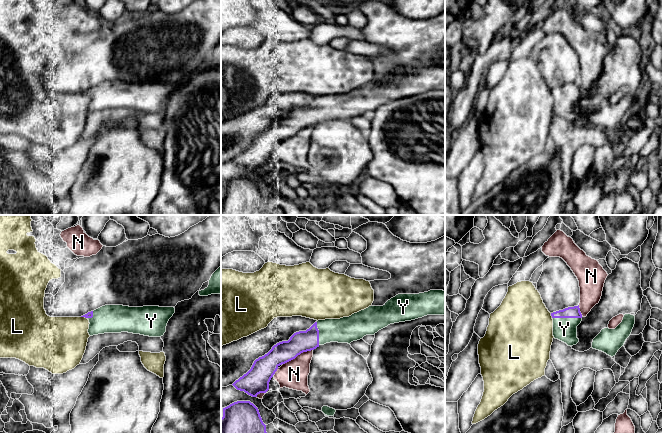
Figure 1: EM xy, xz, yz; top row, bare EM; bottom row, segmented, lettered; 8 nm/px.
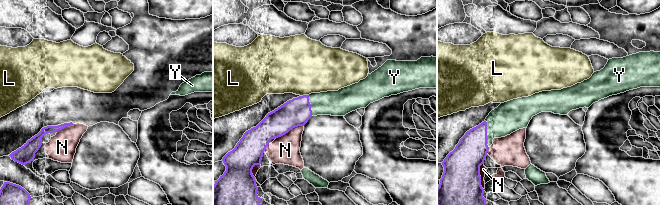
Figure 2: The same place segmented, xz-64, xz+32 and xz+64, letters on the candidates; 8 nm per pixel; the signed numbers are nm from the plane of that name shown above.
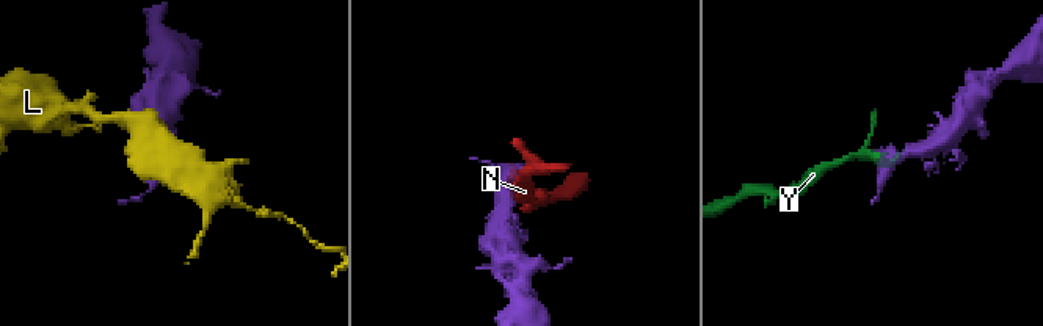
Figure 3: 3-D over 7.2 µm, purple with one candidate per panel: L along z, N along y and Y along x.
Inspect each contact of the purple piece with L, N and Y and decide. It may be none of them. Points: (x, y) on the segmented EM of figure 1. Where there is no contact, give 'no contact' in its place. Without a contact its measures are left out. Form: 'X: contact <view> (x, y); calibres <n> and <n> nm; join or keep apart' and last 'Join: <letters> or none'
L: contact yz (551, 315); calibres 100 and 480 nm; keep apart
N: contact xz (297, 355); calibres 170 and 220 nm; keep apart
Y: contact yz (567, 317); calibres 100 and 190 nm; join
Join: Y

